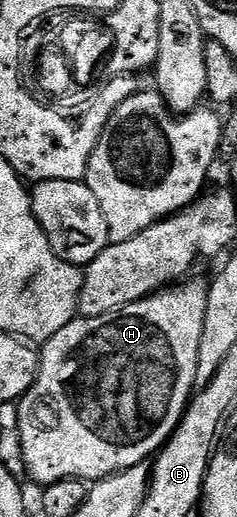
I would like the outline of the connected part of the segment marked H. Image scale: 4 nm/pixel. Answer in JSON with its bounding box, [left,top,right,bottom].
[16,277,208,488]

